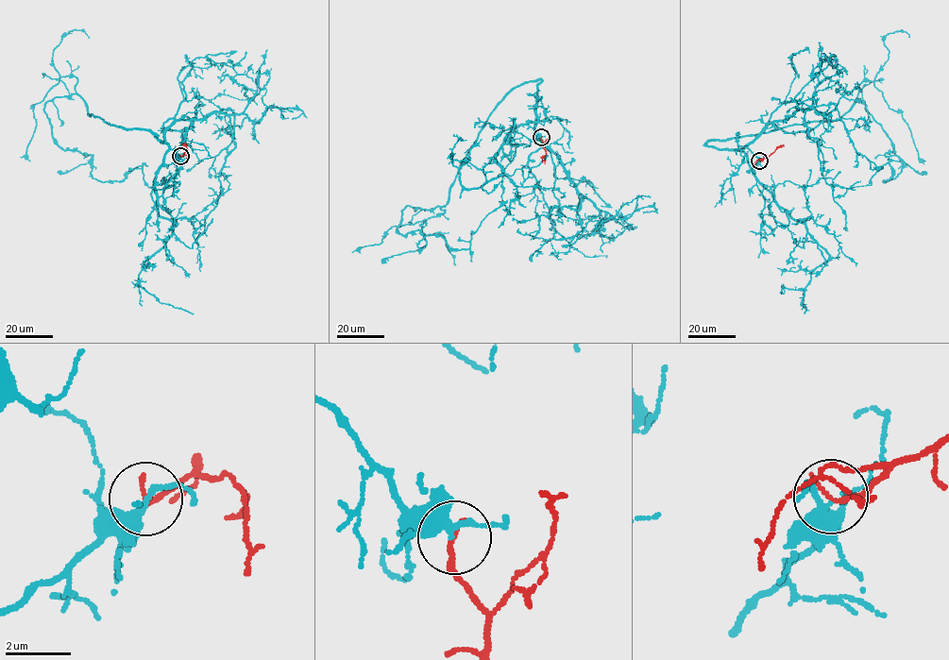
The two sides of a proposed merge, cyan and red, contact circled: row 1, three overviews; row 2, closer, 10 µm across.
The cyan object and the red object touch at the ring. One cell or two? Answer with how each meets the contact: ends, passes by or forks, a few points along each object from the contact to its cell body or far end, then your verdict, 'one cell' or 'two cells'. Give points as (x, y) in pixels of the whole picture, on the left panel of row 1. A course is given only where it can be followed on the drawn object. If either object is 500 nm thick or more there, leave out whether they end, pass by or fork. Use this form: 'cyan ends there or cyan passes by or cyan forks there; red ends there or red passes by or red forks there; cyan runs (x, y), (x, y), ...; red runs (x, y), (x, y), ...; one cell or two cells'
cyan passes by; red ends there; cyan runs (179, 157), (76, 93), (45, 104), (93, 178), (141, 166), (173, 186); red runs (179, 156), (187, 149), (183, 143); one cell

